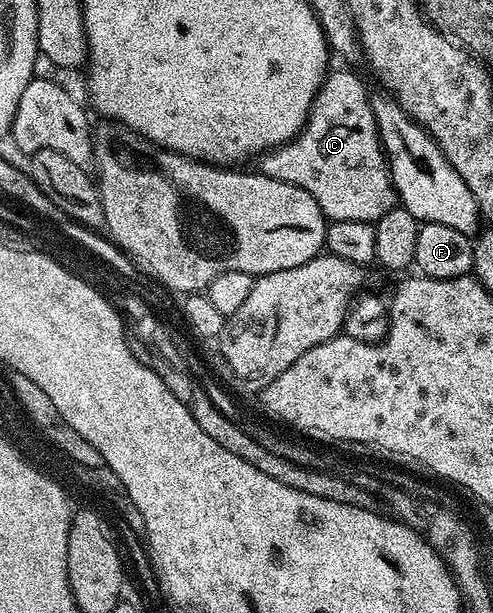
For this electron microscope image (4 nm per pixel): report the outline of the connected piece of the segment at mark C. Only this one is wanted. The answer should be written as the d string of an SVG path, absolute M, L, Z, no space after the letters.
M330 72L326 76L325 82L322 83L321 89L317 92L317 99L313 102L313 110L309 113L309 120L304 129L297 134L296 138L289 142L288 145L282 145L279 149L281 157L277 155L265 155L260 158L259 169L267 177L273 177L277 181L286 181L292 185L297 185L303 191L307 191L319 203L319 207L325 213L329 221L342 221L343 219L359 219L360 221L371 221L376 223L387 211L391 211L397 204L397 191L393 187L393 181L389 178L389 163L385 160L385 150L381 147L381 139L377 135L377 120L373 114L371 104L371 93L365 90L365 85L353 73L336 73Z

